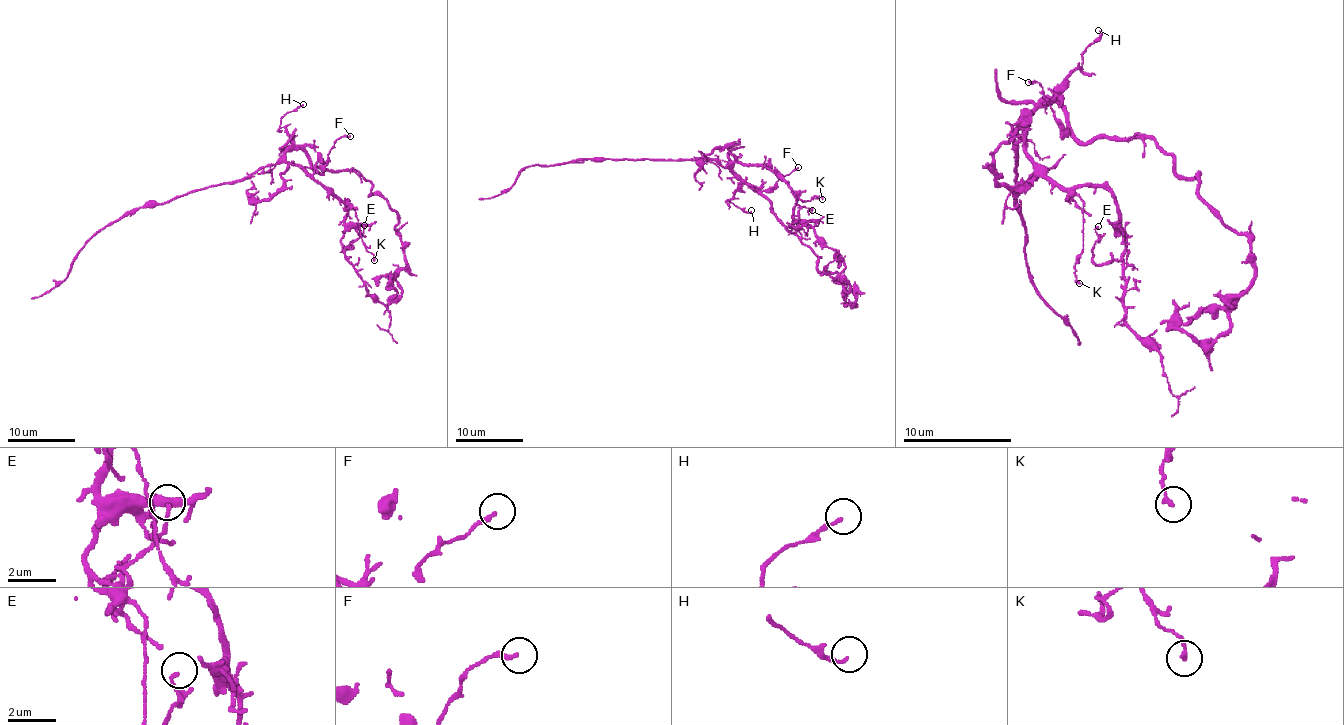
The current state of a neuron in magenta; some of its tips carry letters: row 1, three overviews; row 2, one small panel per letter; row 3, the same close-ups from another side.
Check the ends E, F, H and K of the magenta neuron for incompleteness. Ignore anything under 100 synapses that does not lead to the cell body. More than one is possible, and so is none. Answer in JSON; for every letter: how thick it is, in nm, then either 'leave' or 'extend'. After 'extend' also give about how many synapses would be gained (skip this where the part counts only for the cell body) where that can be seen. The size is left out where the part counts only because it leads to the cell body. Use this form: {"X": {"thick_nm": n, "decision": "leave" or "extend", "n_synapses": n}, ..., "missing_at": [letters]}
{"E": {"thick_nm": 130, "decision": "leave"}, "F": {"thick_nm": 180, "decision": "leave"}, "H": {"thick_nm": 140, "decision": "leave"}, "K": {"thick_nm": 160, "decision": "leave"}, "missing_at": []}

